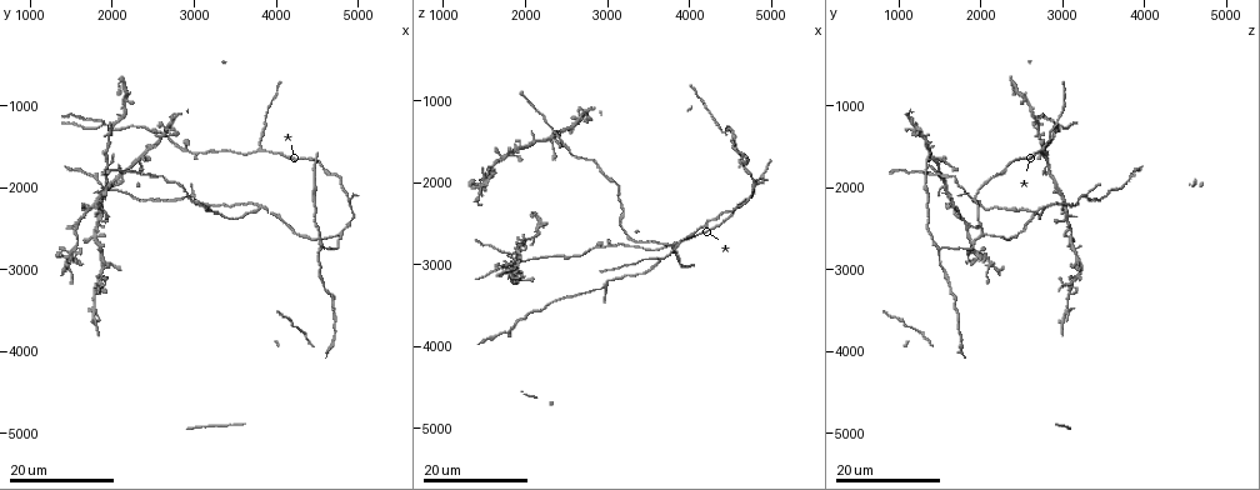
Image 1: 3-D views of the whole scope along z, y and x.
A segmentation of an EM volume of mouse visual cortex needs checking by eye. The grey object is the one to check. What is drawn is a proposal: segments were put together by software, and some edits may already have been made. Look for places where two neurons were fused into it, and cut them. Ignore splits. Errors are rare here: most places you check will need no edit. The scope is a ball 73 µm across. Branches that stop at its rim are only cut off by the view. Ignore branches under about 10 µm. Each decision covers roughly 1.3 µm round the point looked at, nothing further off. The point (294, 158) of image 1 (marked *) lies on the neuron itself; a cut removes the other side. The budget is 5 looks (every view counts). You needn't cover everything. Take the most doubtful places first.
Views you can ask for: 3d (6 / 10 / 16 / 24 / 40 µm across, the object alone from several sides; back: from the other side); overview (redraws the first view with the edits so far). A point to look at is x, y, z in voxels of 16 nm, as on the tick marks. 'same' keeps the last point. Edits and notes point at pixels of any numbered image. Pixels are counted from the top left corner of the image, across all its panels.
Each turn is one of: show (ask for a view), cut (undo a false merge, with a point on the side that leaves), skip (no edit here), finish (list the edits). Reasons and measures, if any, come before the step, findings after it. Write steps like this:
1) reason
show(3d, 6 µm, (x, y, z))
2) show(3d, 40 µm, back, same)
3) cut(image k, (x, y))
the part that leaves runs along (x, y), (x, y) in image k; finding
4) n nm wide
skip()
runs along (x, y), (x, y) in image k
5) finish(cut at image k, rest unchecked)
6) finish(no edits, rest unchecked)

four-way junction
show(3d, 16 µm, (2050, 1250, 2700))

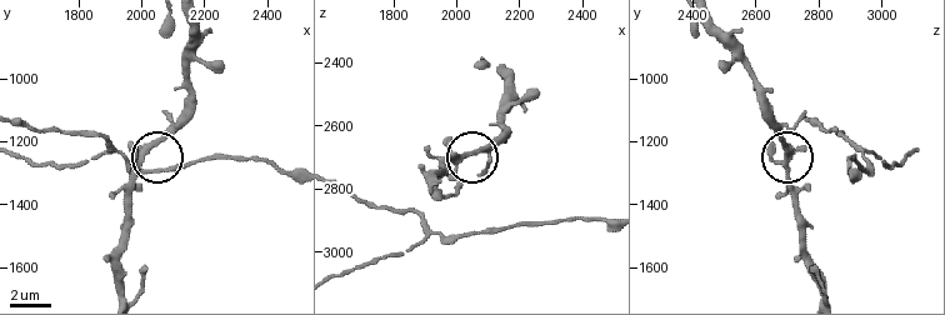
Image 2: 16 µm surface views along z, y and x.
show(3d, 10 µm, (2000, 1250, 2690))

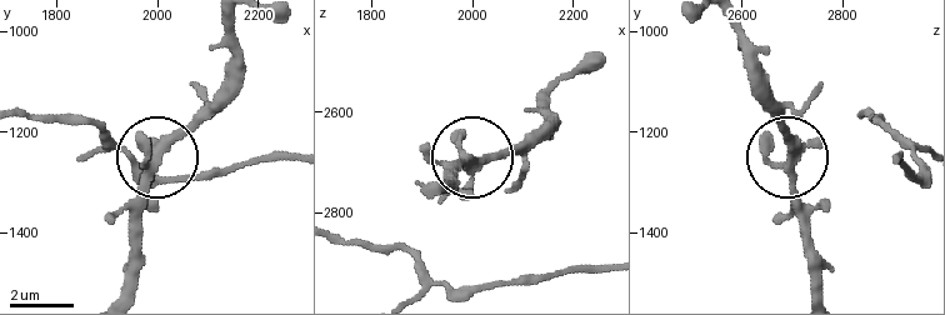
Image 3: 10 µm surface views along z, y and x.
skip()
one neuron here

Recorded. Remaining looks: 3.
branch point
show(3d, 24 µm, (3800, 2250, 2800))

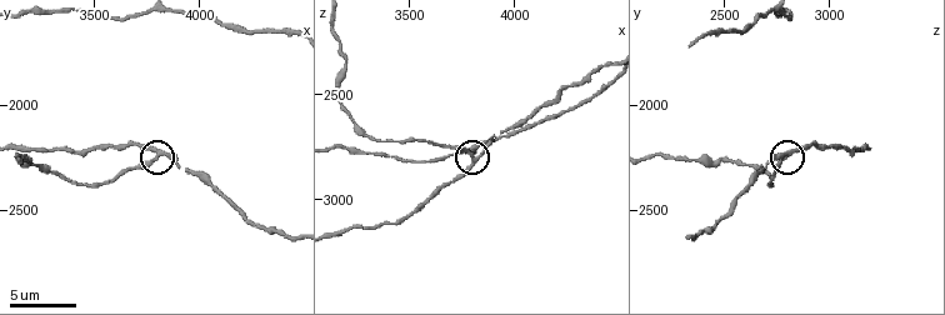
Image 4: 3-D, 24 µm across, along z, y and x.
closer look
show(3d, 6 µm, (3800, 2240, 2810))

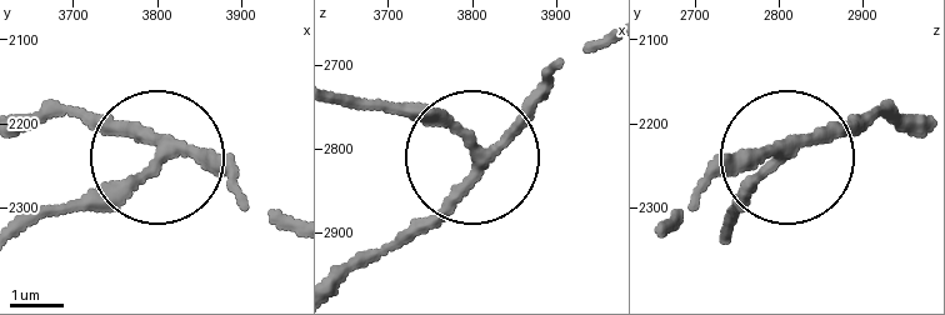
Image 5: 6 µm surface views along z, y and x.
3 arms
skip()
one neuron here

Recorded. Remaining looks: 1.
finish(no edits, rest unchecked)

